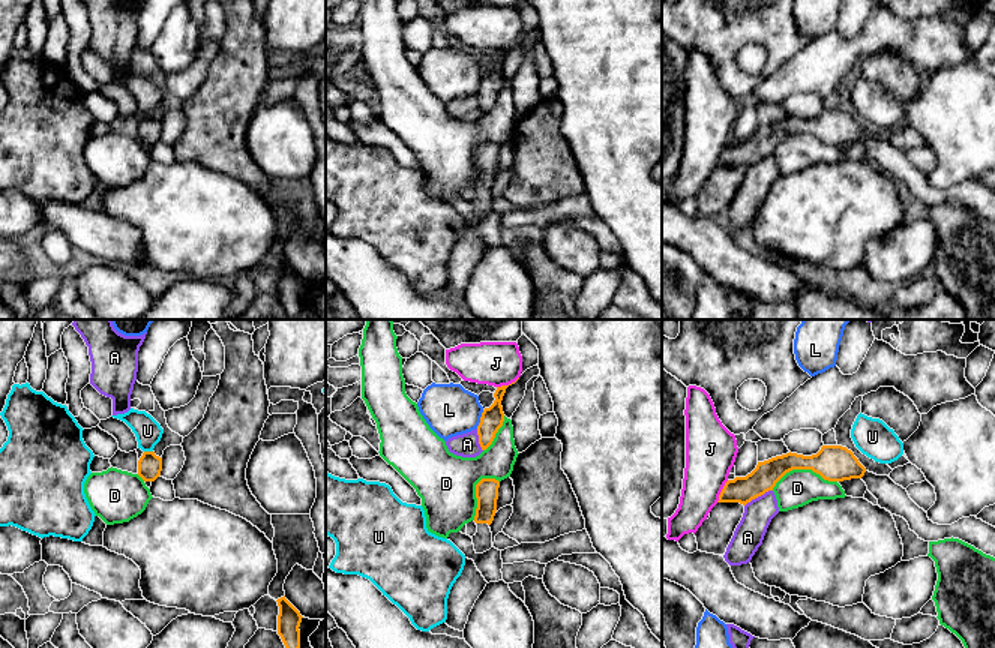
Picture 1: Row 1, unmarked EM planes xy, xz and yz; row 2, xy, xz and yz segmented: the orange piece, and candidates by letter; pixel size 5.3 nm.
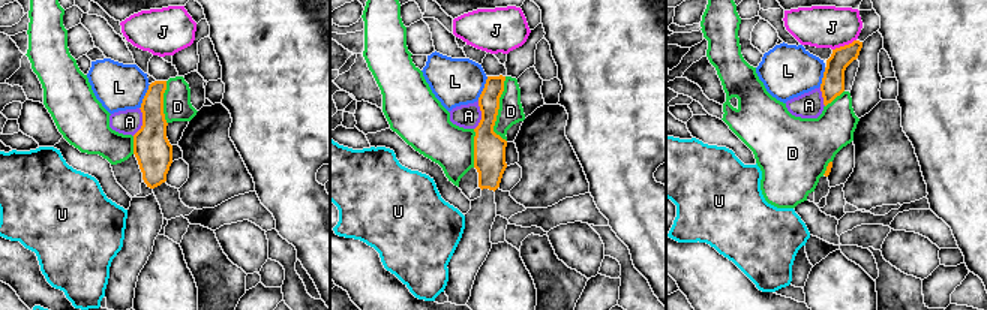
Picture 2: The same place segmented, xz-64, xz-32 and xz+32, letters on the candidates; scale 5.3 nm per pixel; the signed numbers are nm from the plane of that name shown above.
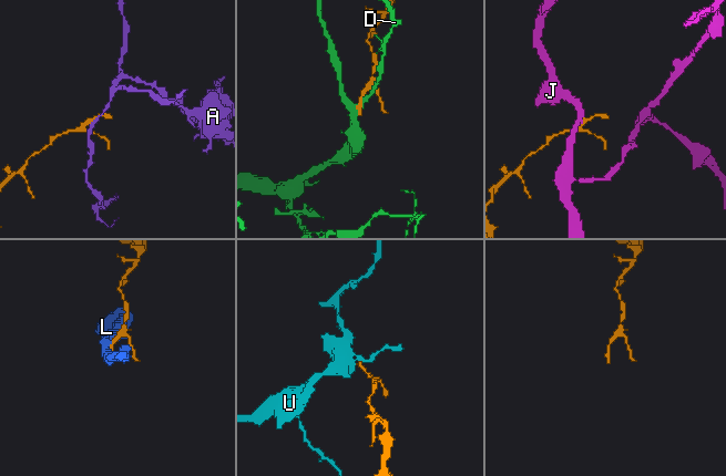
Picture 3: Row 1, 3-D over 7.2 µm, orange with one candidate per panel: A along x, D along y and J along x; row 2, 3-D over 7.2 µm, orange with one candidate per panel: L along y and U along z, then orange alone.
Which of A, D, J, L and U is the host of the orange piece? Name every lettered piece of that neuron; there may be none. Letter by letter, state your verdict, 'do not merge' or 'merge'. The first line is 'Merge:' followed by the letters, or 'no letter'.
Merge: no letter
A: do not merge
D: do not merge
J: do not merge
L: do not merge
U: do not merge

